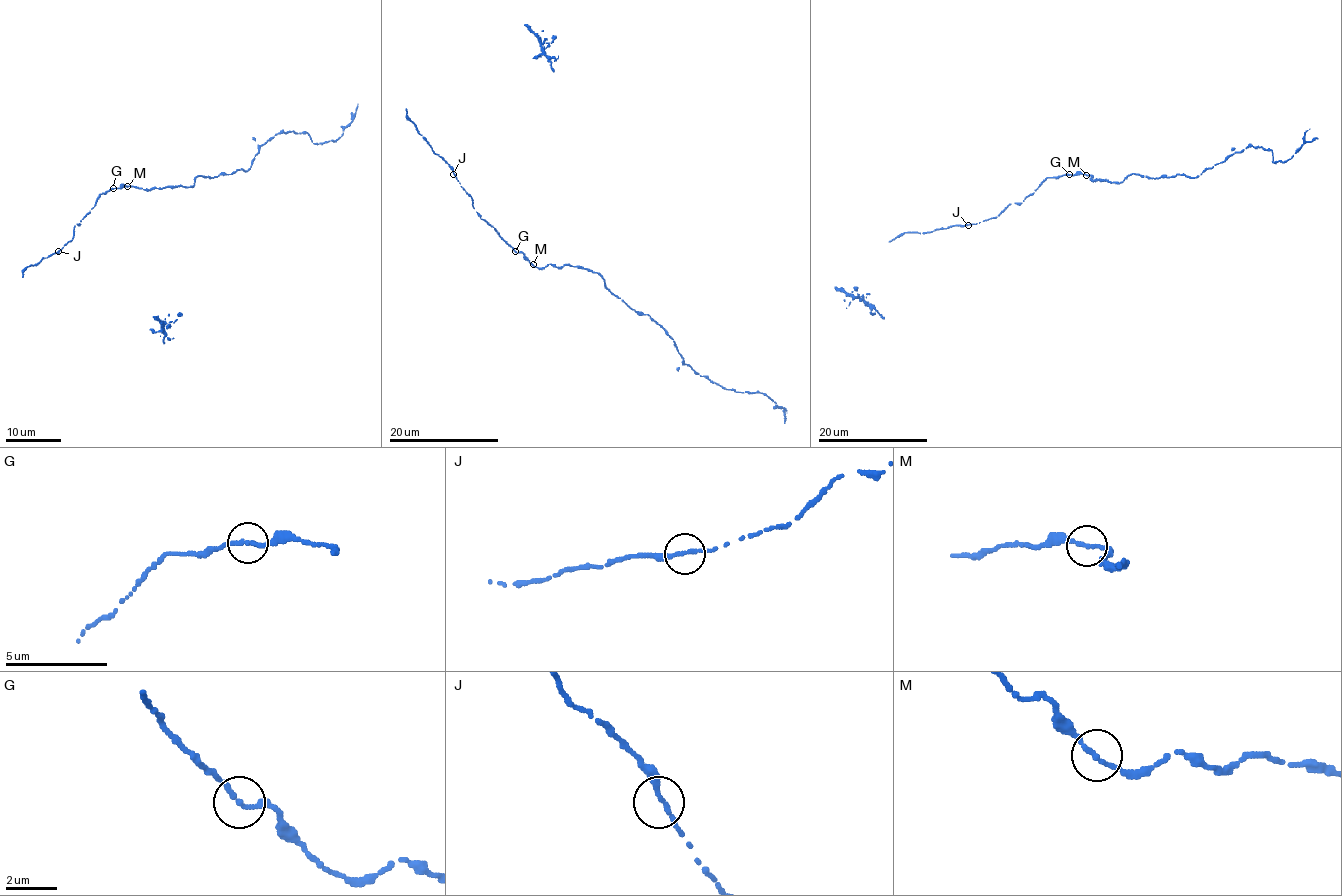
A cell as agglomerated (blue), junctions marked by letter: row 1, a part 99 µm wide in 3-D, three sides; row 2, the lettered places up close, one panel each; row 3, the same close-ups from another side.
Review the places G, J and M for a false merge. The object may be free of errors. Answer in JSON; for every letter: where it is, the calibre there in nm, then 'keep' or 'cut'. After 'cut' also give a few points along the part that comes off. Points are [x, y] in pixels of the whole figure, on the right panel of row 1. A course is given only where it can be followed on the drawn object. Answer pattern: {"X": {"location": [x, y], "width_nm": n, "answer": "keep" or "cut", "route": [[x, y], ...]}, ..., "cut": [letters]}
{"G": {"location": [1069, 174], "width_nm": 200, "answer": "keep"}, "J": {"location": [968, 225], "width_nm": 190, "answer": "keep"}, "M": {"location": [1086, 175], "width_nm": 180, "answer": "keep"}, "cut": []}

